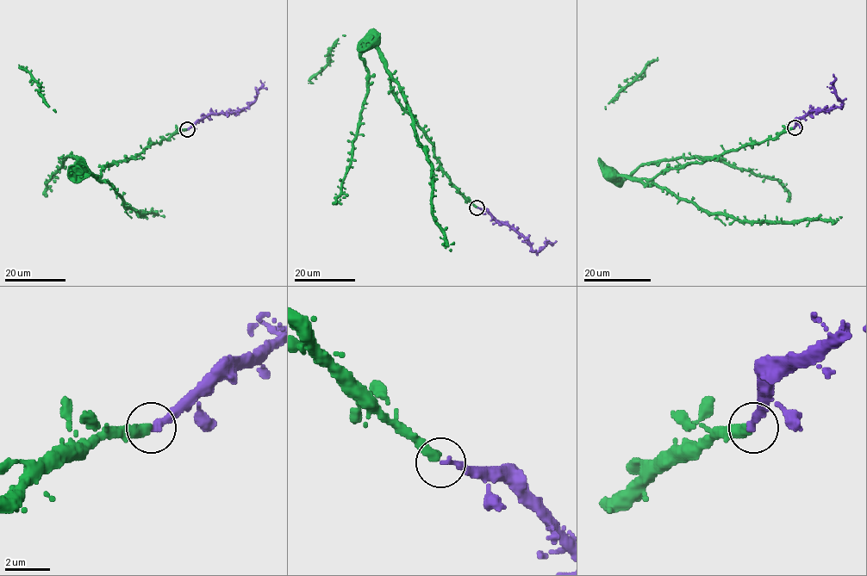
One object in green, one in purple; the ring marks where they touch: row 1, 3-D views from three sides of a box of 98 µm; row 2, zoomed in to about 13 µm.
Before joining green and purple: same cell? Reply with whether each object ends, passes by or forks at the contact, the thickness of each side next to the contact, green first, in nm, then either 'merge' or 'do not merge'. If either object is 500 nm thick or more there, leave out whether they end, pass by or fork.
green ends; purple ends; calibres 440 and 300 nm; merge

